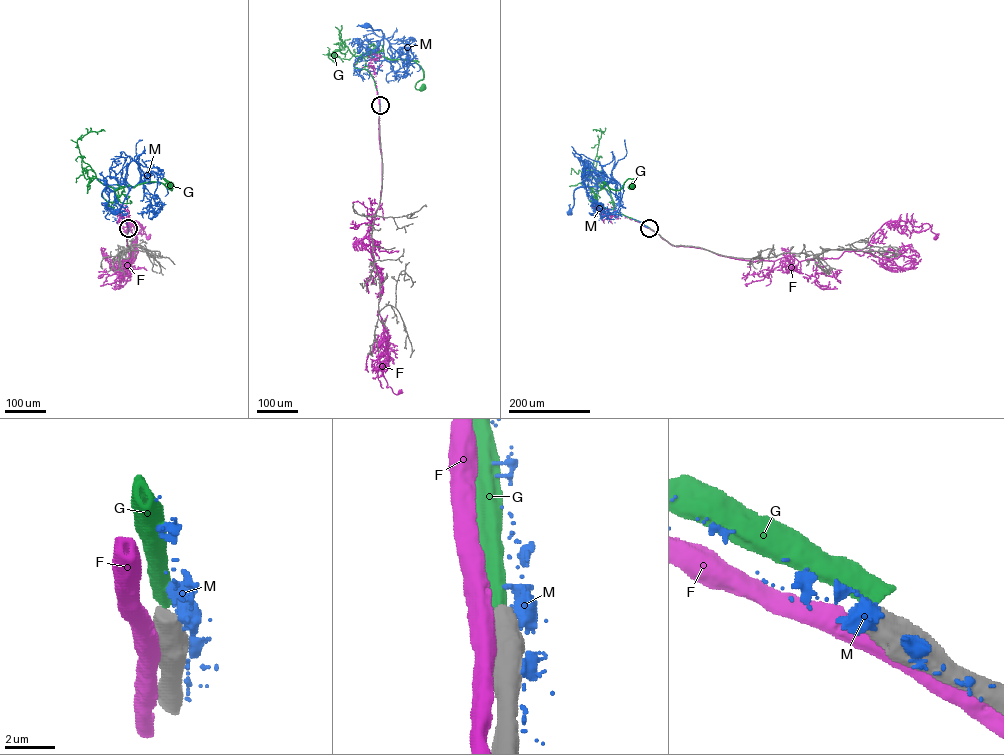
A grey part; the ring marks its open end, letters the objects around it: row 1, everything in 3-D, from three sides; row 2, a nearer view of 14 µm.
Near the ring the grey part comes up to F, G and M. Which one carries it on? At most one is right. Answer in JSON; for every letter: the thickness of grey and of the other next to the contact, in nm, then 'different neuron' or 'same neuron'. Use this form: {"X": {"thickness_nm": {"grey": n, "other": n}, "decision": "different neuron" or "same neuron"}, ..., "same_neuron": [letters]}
{"F": {"thickness_nm": {"grey": 750, "other": 550}, "decision": "different neuron"}, "G": {"thickness_nm": {"grey": 850, "other": 650}, "decision": "different neuron"}, "M": {"thickness_nm": {"grey": 900, "other": 900}, "decision": "different neuron"}, "same_neuron": []}

